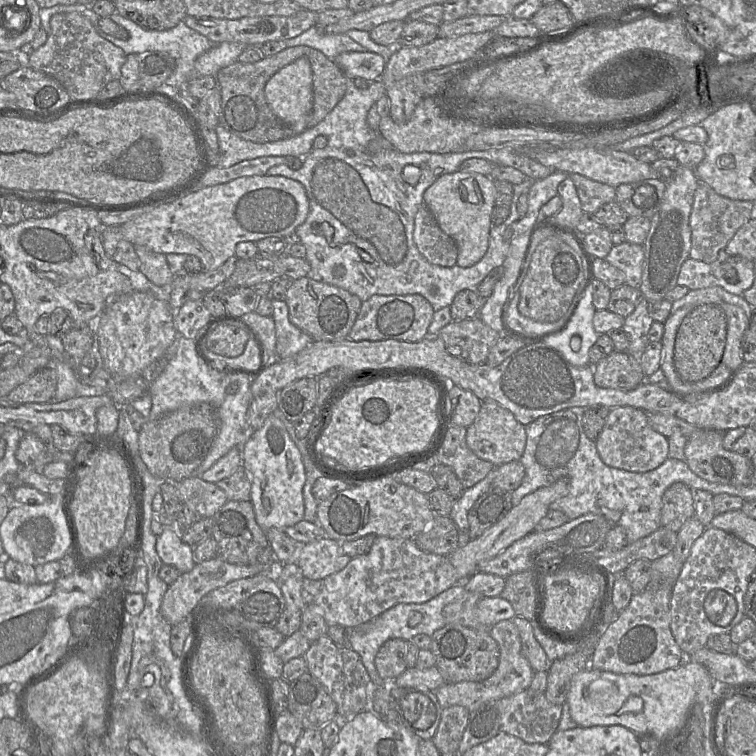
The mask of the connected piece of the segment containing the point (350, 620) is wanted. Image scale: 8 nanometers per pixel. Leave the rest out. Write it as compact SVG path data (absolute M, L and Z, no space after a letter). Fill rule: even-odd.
M377 536L369 553L352 558L342 570L322 580L322 589L314 604L322 611L328 626L340 625L345 629L354 629L396 604L425 603L451 586L462 584L463 581L447 556L424 552L417 547L413 539Z

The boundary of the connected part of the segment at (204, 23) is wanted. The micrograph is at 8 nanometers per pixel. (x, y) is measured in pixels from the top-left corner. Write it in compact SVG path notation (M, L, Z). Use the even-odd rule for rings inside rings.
M301 9L291 16L261 16L240 19L220 19L214 17L195 17L186 15L185 24L191 29L207 37L214 43L239 42L247 46L261 46L264 43L287 40L299 36L317 25L318 12Z

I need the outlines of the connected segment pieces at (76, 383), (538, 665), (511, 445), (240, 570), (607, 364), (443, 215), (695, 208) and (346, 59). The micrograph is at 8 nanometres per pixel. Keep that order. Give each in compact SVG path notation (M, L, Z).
M52 360L53 367L58 376L57 390L50 402L62 402L77 396L103 395L87 384L82 384L74 369L60 360Z
M515 615L509 620L511 620L518 629L521 639L522 653L528 660L533 671L548 672L551 662L534 635L533 622L518 615Z
M494 400L481 401L480 411L473 423L466 428L466 443L479 458L498 467L521 459L526 445L525 426L515 416Z
M213 558L198 563L194 568L186 573L181 573L179 577L169 585L161 604L161 614L163 618L172 626L193 618L195 610L202 603L211 591L222 587L234 580L243 579L258 575L265 569L254 567L251 565L238 565L226 562L220 558Z
M614 350L594 365L593 379L601 388L630 391L644 383L647 377L639 359L628 352Z
M456 171L444 174L425 190L424 205L433 215L438 226L456 243L456 265L466 268L479 262L489 246L491 214L496 219L496 188L489 176L479 173Z
M699 181L690 214L691 249L689 258L705 263L717 260L737 230L752 218L753 207L753 201L723 197L708 184Z
M344 52L334 62L343 71L347 79L361 77L369 81L381 78L386 61L381 55L373 52Z

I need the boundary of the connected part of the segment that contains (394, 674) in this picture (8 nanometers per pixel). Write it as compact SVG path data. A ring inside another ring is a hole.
M400 638L387 640L379 648L375 666L384 681L394 681L407 667L407 641Z

